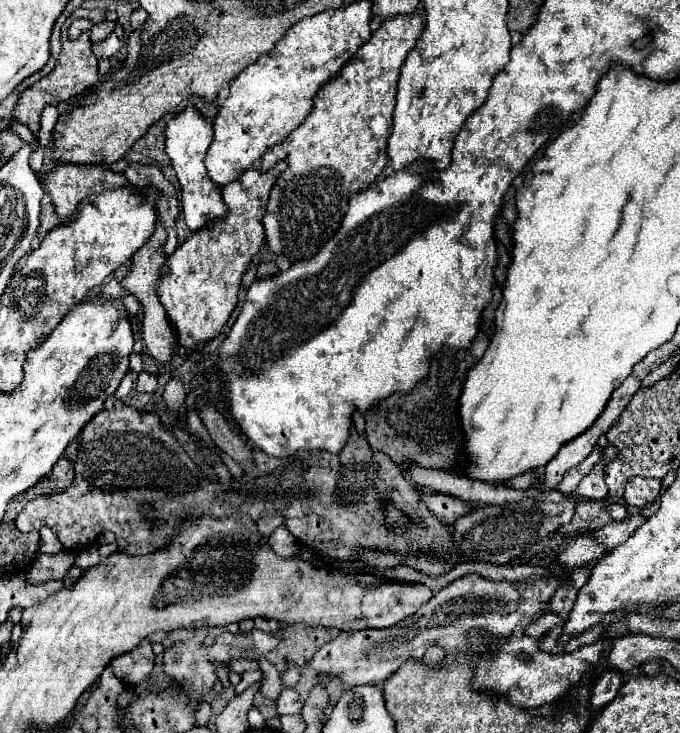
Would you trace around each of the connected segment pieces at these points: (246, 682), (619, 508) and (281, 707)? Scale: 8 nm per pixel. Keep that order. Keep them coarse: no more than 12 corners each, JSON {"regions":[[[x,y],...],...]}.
{"regions":[[[247,671],[235,687],[243,693],[249,685],[261,681],[261,671]],[[605,501],[613,521],[625,521],[627,509],[621,503]],[[295,689],[277,697],[277,715],[297,715],[301,699]]]}

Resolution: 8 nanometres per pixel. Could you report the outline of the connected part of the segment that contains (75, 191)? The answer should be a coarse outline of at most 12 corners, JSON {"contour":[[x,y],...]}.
{"contour":[[59,163],[43,173],[61,219],[91,193],[129,185],[101,165]]}

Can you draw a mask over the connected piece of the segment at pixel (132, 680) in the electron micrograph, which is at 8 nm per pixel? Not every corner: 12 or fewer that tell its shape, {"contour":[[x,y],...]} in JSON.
{"contour":[[147,639],[111,661],[127,685],[149,677],[155,655]]}

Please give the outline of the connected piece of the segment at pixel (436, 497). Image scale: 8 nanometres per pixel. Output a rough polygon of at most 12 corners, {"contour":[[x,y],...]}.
{"contour":[[425,493],[419,499],[451,527],[473,509],[451,493]]}

